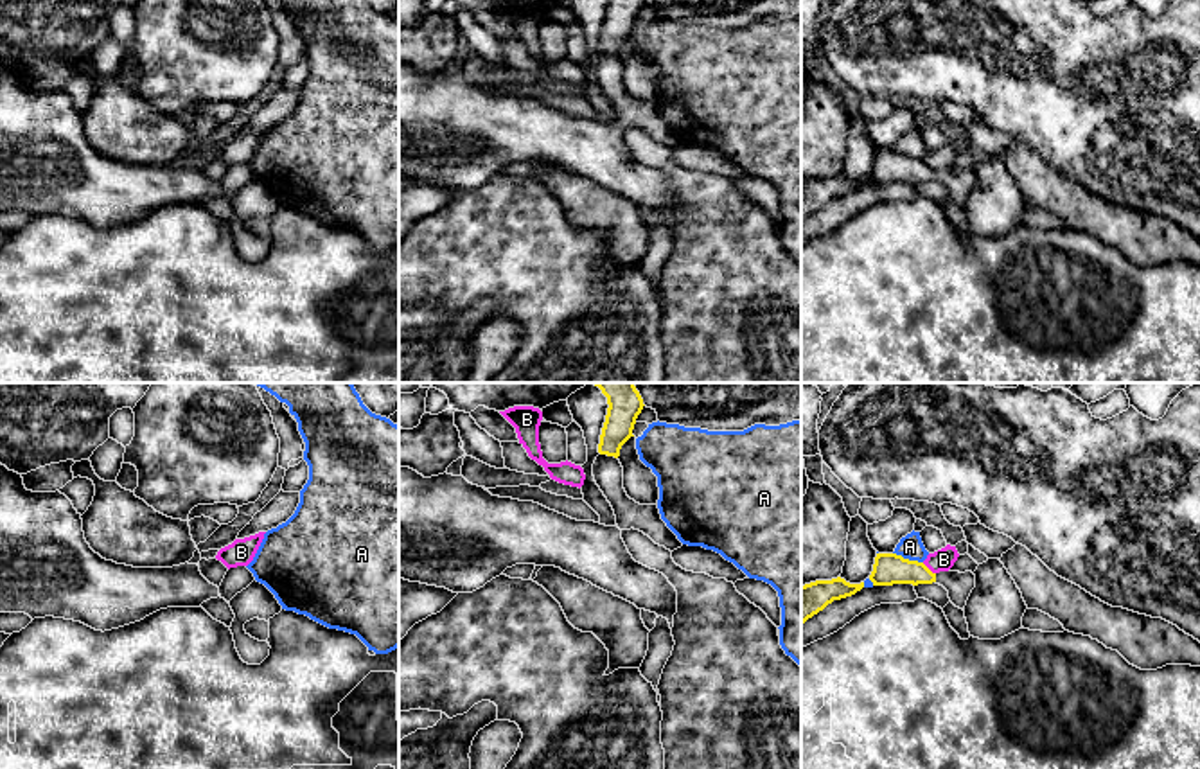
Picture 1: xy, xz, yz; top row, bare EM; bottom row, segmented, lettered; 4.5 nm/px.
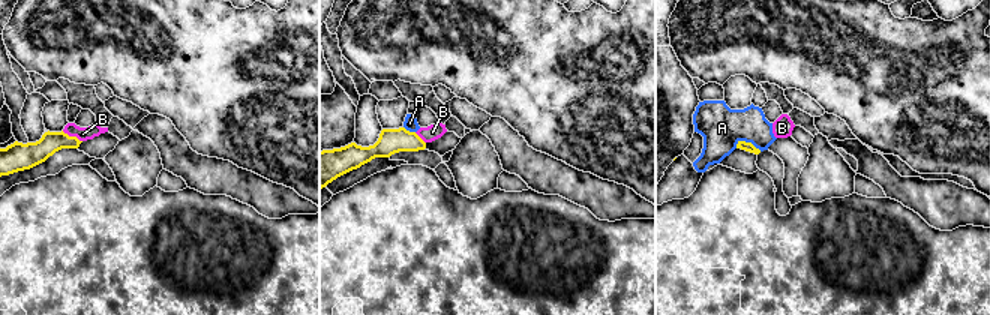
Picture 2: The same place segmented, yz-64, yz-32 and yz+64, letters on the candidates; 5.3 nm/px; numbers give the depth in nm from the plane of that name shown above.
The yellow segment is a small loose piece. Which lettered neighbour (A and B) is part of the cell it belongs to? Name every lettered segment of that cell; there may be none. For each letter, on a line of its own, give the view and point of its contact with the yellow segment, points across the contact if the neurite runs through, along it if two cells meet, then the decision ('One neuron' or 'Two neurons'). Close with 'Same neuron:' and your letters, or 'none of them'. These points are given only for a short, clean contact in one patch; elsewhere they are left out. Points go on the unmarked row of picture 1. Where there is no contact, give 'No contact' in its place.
A: Touches yellow at yz (908, 157). Boundary: yz (893, 150), (922, 160). Two neurons
B: Touches yellow at yz (927, 166). Boundary: yz (922, 160), (935, 171). Two neurons
Same neuron: none of them

